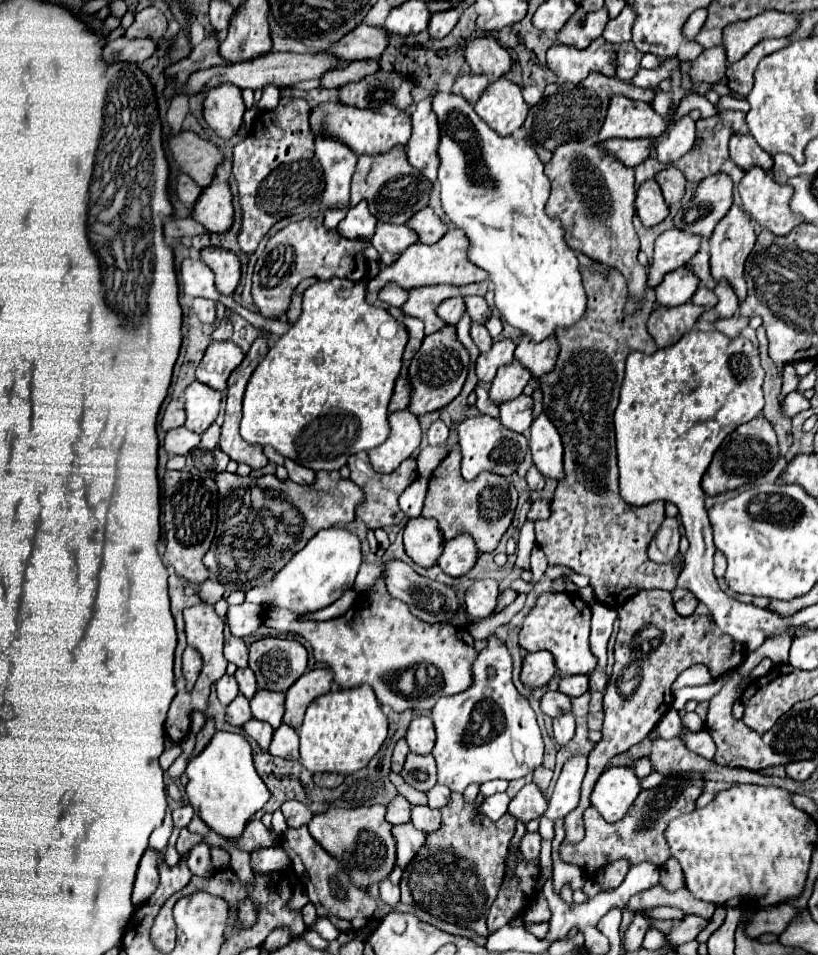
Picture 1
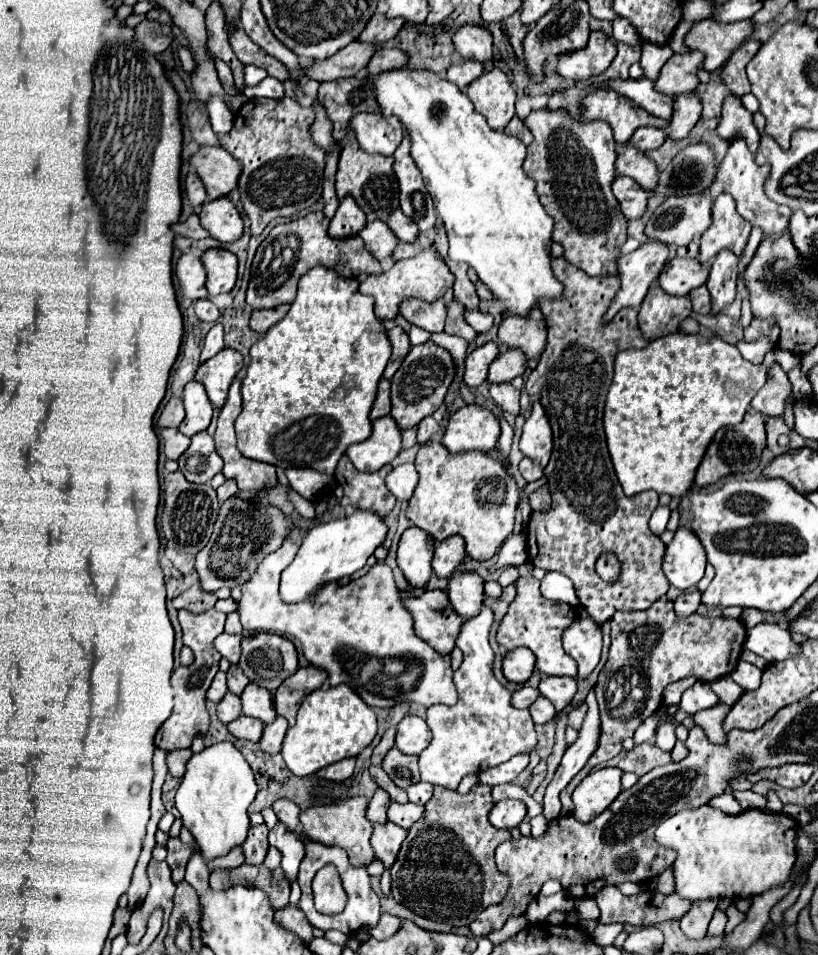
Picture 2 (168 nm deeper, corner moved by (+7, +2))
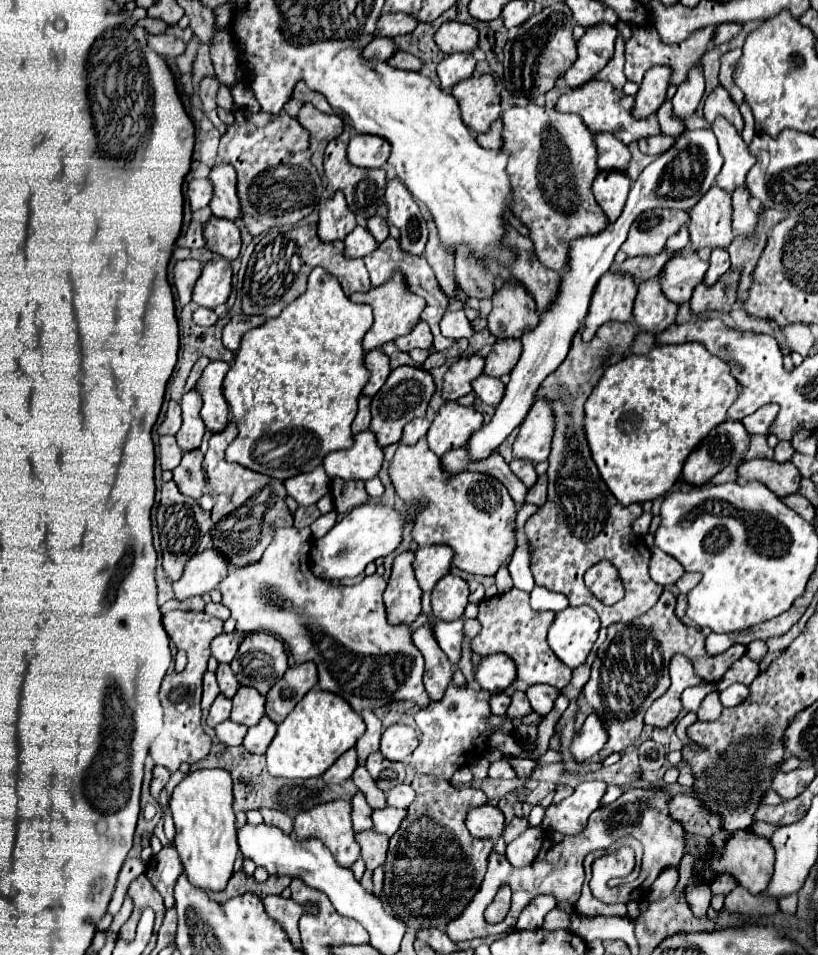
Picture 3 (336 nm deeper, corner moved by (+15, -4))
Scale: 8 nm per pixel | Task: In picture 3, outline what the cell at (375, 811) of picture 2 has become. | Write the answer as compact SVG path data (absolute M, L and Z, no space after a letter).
M360 791L352 797L352 823L354 823L356 833L364 829L372 829L372 809L368 807Z

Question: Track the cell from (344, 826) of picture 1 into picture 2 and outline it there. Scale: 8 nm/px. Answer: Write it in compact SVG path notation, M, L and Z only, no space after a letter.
M352 797L340 805L308 807L300 815L300 827L302 827L302 833L312 841L346 849L352 867L368 867L374 861L374 851L370 847L372 823L366 819L366 809L368 809L366 797Z

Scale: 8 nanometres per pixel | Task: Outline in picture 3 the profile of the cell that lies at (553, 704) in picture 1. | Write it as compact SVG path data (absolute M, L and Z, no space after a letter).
M504 693L492 695L490 701L488 701L488 705L490 705L490 711L492 711L494 715L504 715L506 709L508 709L508 695L504 695Z

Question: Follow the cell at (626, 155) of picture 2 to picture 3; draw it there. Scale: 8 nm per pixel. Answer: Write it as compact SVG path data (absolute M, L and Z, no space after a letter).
M596 133L594 135L596 151L598 151L598 169L604 171L626 171L630 163L630 151L628 147L618 141L610 133Z

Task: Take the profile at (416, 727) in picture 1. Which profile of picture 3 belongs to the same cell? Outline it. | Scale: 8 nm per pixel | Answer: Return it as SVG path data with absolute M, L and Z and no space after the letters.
M396 723L382 733L382 743L380 743L380 753L386 759L392 761L406 761L412 751L418 747L418 737L416 731L408 725Z

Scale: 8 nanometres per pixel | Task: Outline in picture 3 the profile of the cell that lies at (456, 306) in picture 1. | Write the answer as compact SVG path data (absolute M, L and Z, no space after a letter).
M422 321L412 329L412 333L404 335L404 337L398 337L394 341L394 345L400 349L400 351L412 351L412 349L426 349L430 351L432 349L432 333L428 329L428 325L424 325Z

